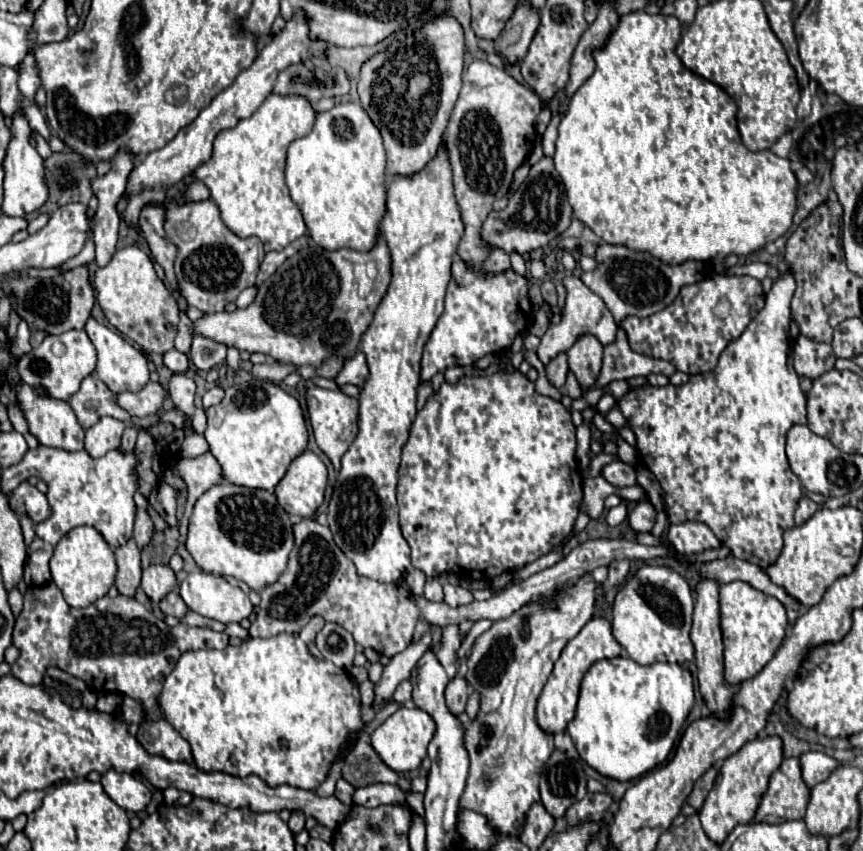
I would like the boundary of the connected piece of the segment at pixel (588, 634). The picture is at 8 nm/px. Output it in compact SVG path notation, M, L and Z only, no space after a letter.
M592 618L576 638L572 638L560 658L554 662L554 670L538 698L538 708L536 708L536 718L542 730L556 734L556 732L564 732L568 722L574 718L576 712L576 702L578 702L578 690L580 690L580 682L582 676L588 672L588 668L602 658L616 658L620 656L622 646L616 642L616 638L612 636L612 626L610 620L606 618Z

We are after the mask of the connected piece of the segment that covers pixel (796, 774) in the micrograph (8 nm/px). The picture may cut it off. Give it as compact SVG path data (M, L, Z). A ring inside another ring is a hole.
M784 758L780 768L770 778L754 822L782 824L788 820L800 820L804 818L808 800L810 788L802 780L800 758Z

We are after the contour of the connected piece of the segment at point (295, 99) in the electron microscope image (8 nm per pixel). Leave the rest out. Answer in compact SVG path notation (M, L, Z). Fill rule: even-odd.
M270 94L250 118L216 136L212 158L194 172L208 186L224 224L240 238L258 236L266 252L282 250L306 232L304 218L284 182L284 166L290 142L312 132L314 116L316 112L304 96Z

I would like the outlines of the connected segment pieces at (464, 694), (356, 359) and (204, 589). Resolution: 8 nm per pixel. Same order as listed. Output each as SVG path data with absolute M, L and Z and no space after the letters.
M454 678L450 680L450 684L446 686L446 706L448 710L458 716L464 712L466 708L466 700L468 700L468 684L464 678Z
M356 352L352 358L348 358L344 362L344 368L342 372L338 374L336 378L336 384L338 386L344 386L344 384L354 384L354 386L362 386L366 382L366 376L368 376L368 368L366 368L366 356L364 352Z
M200 570L186 576L180 596L190 610L224 624L240 622L252 614L252 602L238 586Z

